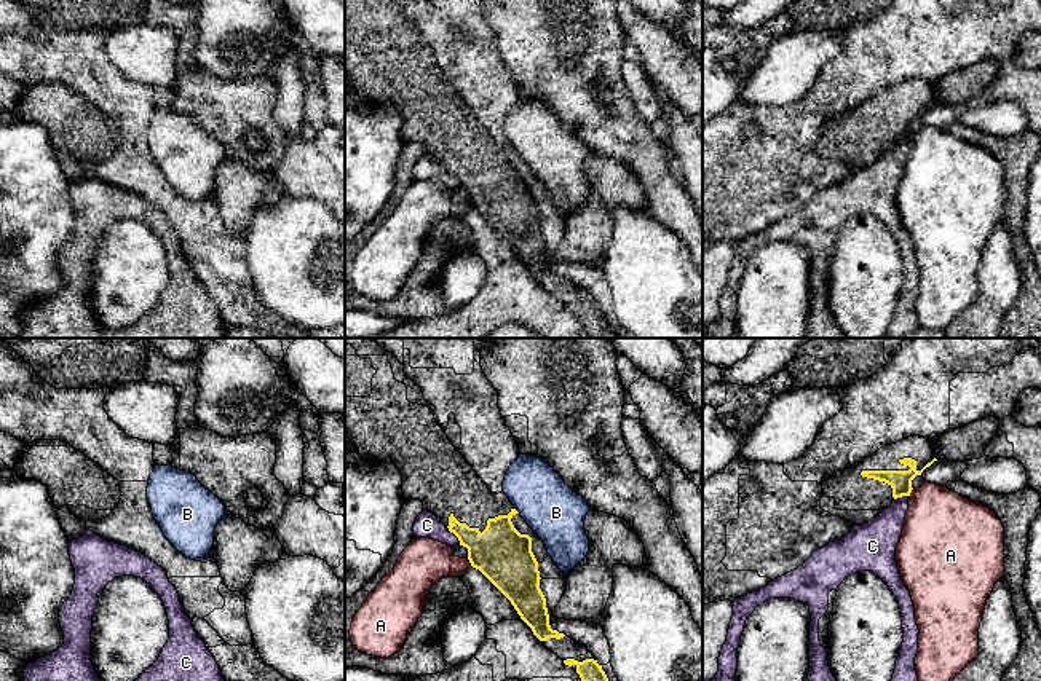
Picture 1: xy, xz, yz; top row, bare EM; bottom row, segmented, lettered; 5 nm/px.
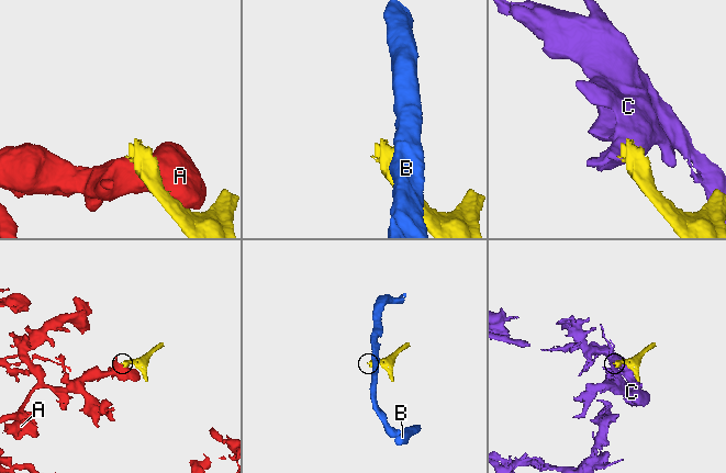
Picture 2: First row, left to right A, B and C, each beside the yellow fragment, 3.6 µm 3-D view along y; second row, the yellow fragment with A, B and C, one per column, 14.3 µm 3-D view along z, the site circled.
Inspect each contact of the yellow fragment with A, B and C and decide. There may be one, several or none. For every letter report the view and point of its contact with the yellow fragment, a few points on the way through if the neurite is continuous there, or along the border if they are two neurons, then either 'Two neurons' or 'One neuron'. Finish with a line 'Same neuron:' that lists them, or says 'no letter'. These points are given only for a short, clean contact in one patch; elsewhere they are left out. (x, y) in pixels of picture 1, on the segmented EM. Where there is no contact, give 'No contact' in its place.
A: Touches yellow at xz (470, 562). Boundary: xz (467, 558), (471, 565). Two neurons
B: Touches yellow at xz (516, 511). Boundary: xz (514, 507), (519, 512). Two neurons
C: Touches yellow at xz (454, 533). Boundary: xz (446, 527), (460, 543). Two neurons
Same neuron: no letter

